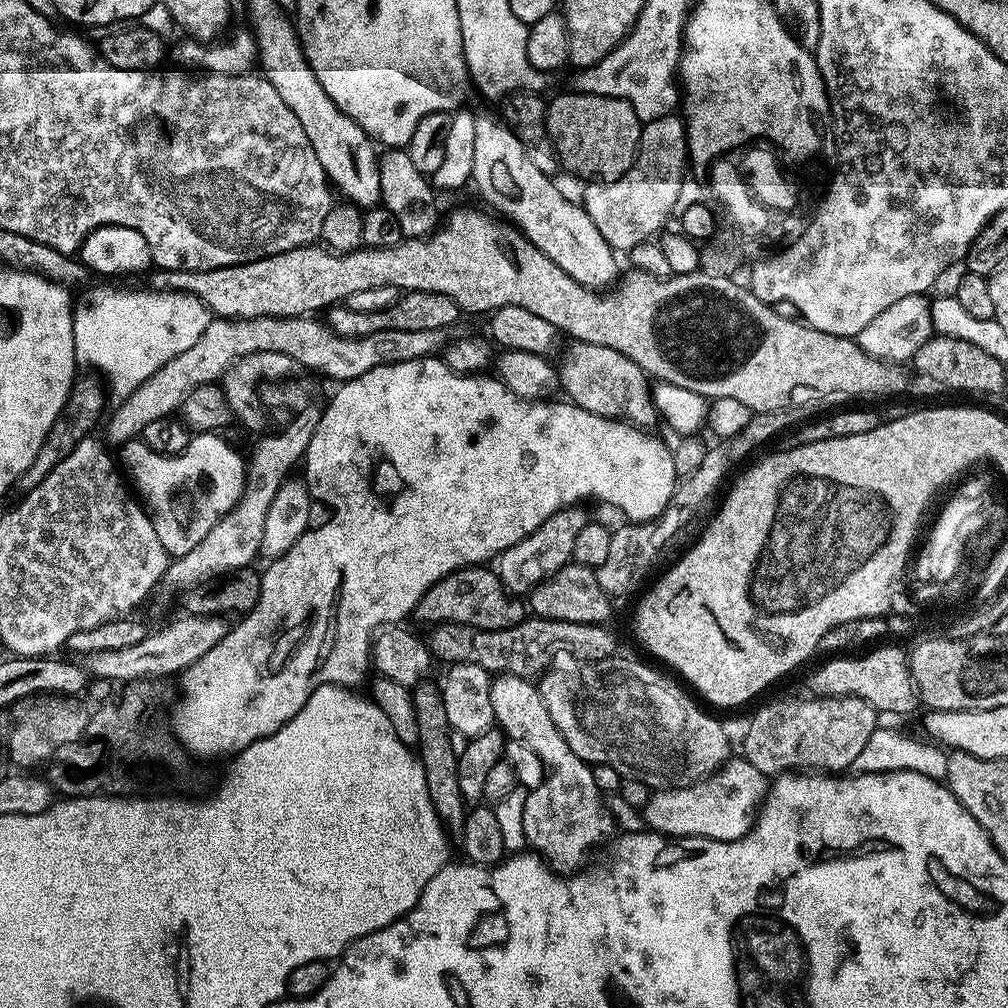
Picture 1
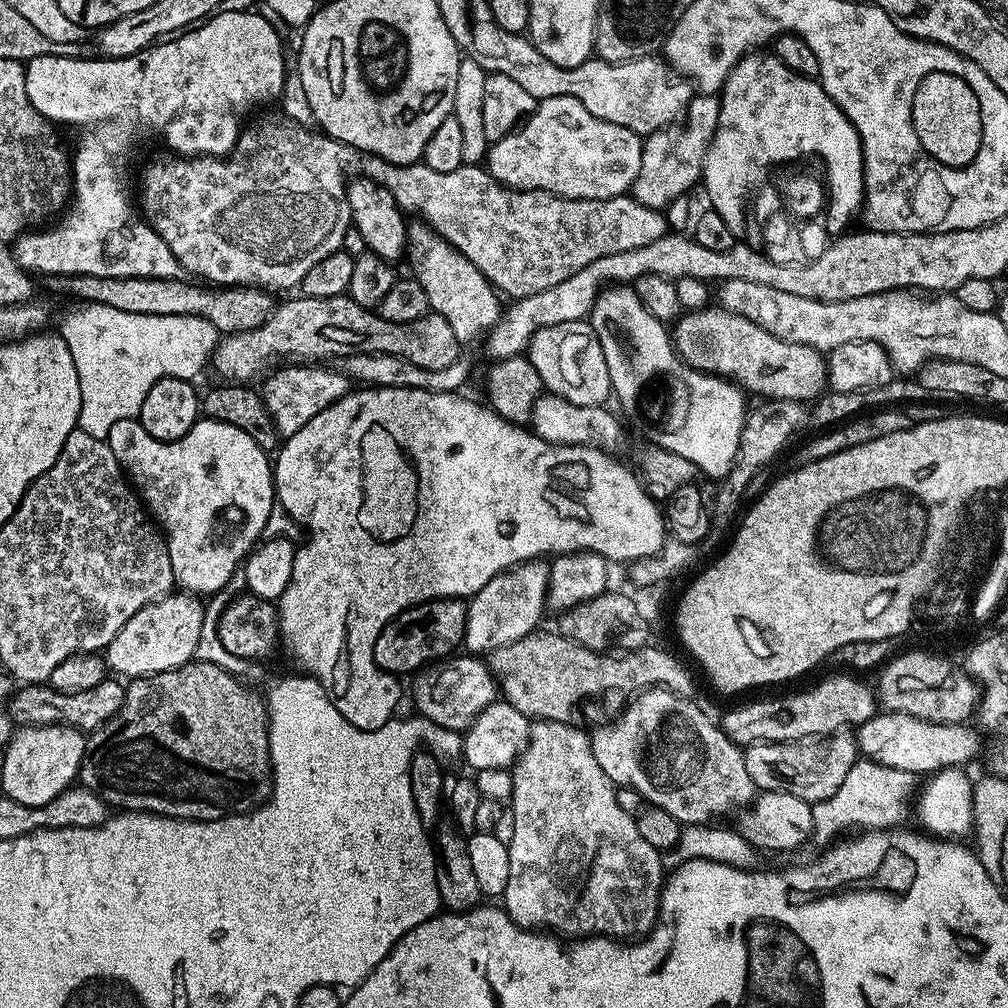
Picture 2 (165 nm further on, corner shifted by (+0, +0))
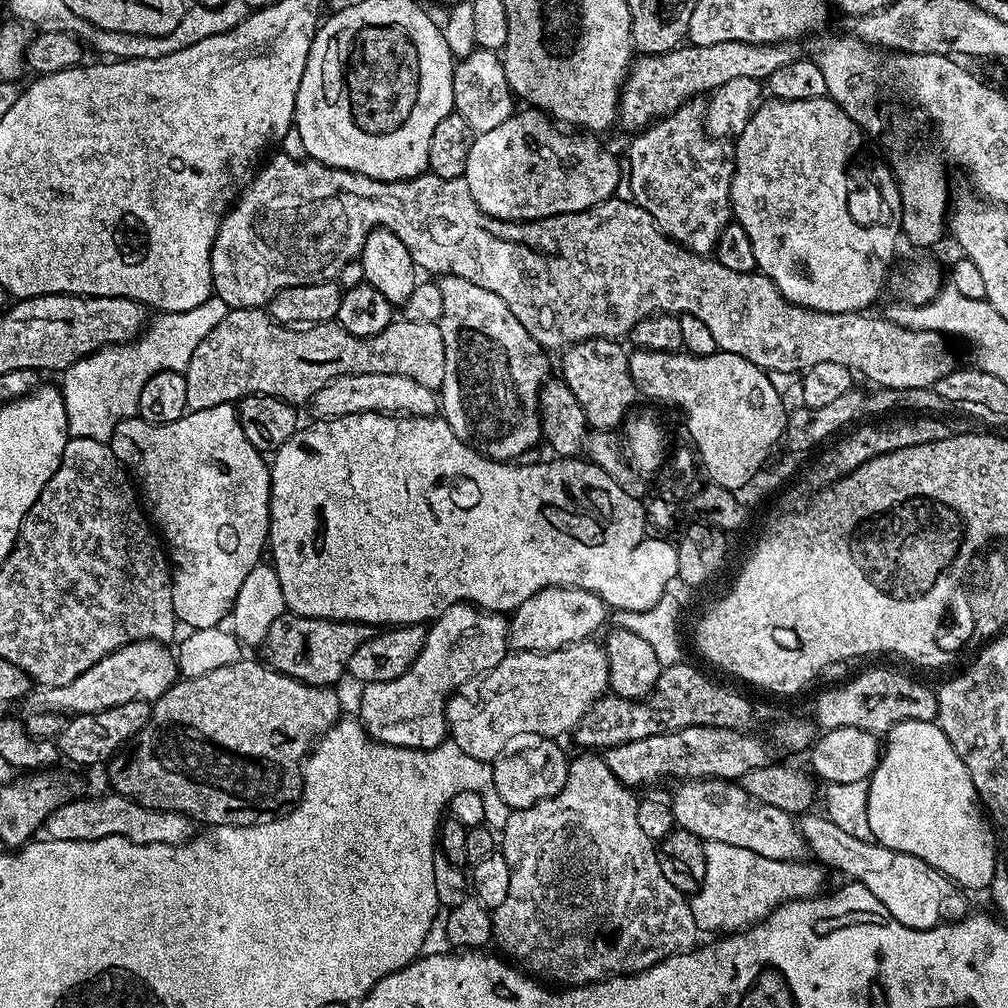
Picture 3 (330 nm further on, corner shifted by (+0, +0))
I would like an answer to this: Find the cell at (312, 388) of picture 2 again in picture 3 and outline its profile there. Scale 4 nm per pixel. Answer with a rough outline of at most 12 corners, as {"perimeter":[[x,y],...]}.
{"perimeter":[[402,374],[326,382],[312,416],[434,416],[435,391]]}

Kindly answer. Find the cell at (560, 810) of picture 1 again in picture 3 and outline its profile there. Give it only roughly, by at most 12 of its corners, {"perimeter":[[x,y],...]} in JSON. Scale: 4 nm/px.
{"perimeter":[[601,755],[507,813],[499,951],[556,986],[697,947]]}

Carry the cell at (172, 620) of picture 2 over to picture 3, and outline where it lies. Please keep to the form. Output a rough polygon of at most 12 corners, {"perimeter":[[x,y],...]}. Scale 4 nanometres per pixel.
{"perimeter":[[156,640],[112,651],[64,686],[41,709],[98,713],[154,702],[178,678]]}

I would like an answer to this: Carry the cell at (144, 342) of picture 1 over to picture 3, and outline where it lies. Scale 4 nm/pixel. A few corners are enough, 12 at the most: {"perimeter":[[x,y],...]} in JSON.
{"perimeter":[[213,294],[63,369],[69,437],[111,441],[142,386],[184,373],[226,318]]}

